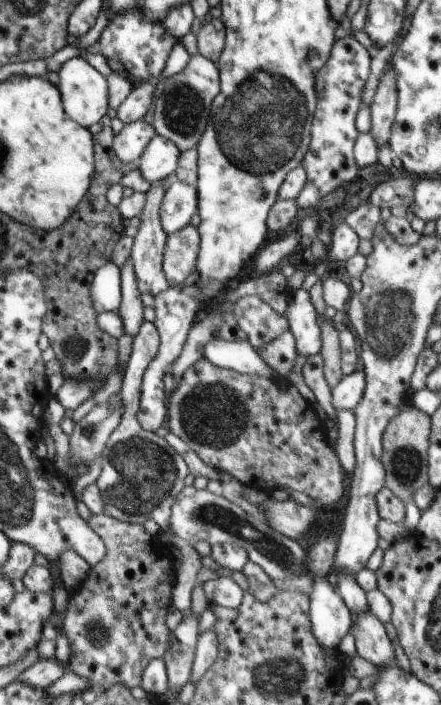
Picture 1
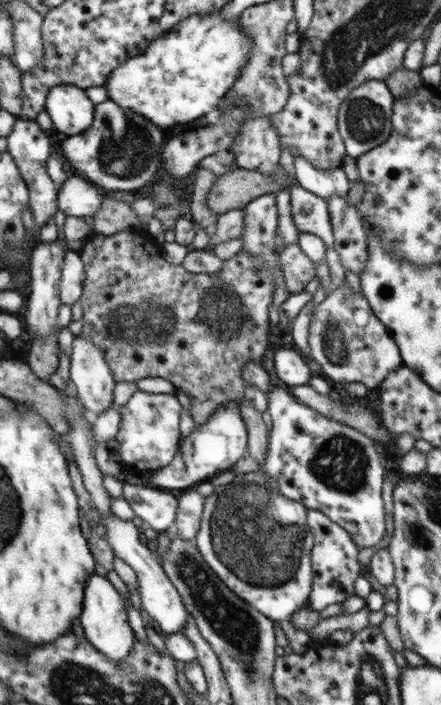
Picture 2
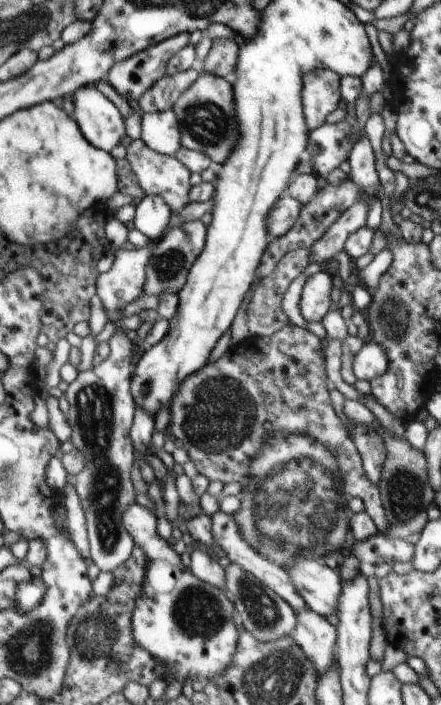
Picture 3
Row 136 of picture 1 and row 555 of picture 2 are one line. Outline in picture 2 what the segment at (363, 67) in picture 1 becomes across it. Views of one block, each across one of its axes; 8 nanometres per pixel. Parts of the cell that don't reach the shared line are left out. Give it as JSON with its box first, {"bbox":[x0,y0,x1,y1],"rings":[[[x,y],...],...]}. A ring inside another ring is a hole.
{"bbox":[307,509,366,612],"rings":[[[307,509],[307,519],[308,527],[314,534],[311,551],[313,587],[308,603],[312,609],[320,612],[330,604],[343,603],[350,596],[354,596],[355,580],[366,570],[358,563],[359,548],[348,532],[328,519],[326,514],[320,514],[318,510]]]}

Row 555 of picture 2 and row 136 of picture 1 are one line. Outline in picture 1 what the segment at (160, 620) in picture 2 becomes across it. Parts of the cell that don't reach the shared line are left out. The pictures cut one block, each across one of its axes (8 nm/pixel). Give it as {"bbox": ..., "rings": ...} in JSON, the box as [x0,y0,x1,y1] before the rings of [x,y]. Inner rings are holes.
{"bbox":[112,120,157,163],"rings":[[[139,120],[132,124],[127,124],[120,130],[120,134],[114,135],[112,148],[114,154],[125,163],[137,163],[139,156],[146,150],[150,140],[157,135],[154,127],[146,121]]]}

